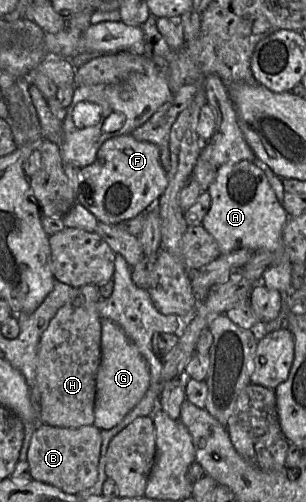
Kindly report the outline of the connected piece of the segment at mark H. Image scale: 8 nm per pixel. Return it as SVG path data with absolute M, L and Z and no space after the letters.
M93 284L84 285L78 288L78 294L61 307L56 315L52 318L48 328L43 333L40 343L38 346L37 353L37 365L36 365L36 376L37 384L39 387L40 398L39 398L39 424L44 424L52 427L59 428L80 428L84 426L90 426L94 423L94 406L96 398L96 374L101 362L101 336L102 336L102 325L101 316L98 311L98 303L101 299L101 293L99 287Z

